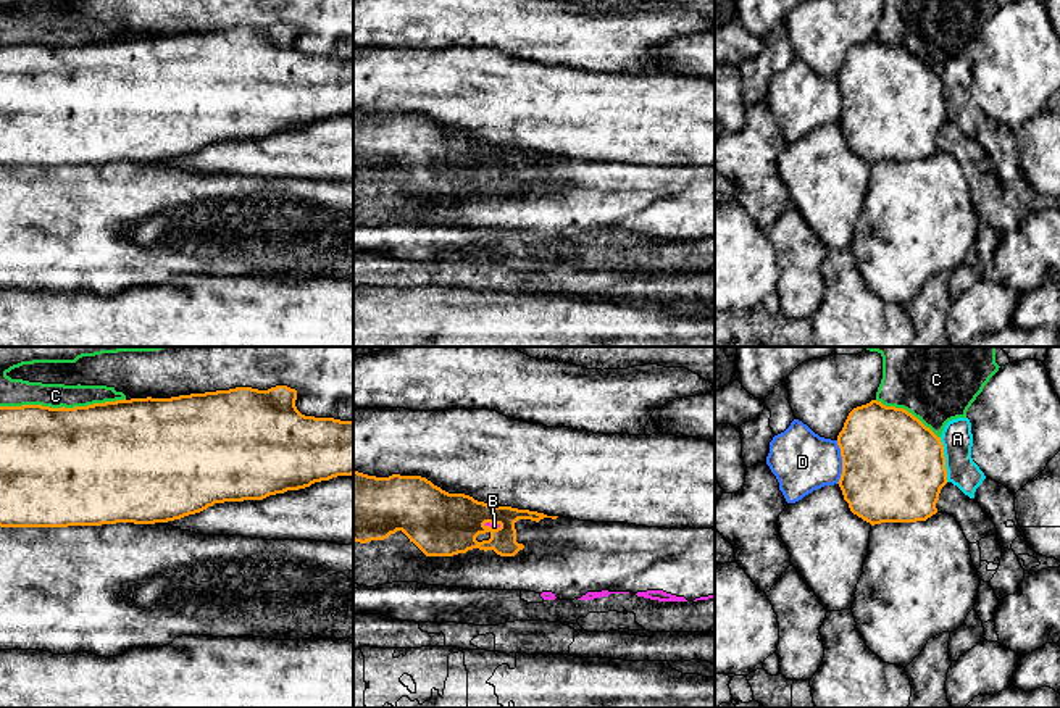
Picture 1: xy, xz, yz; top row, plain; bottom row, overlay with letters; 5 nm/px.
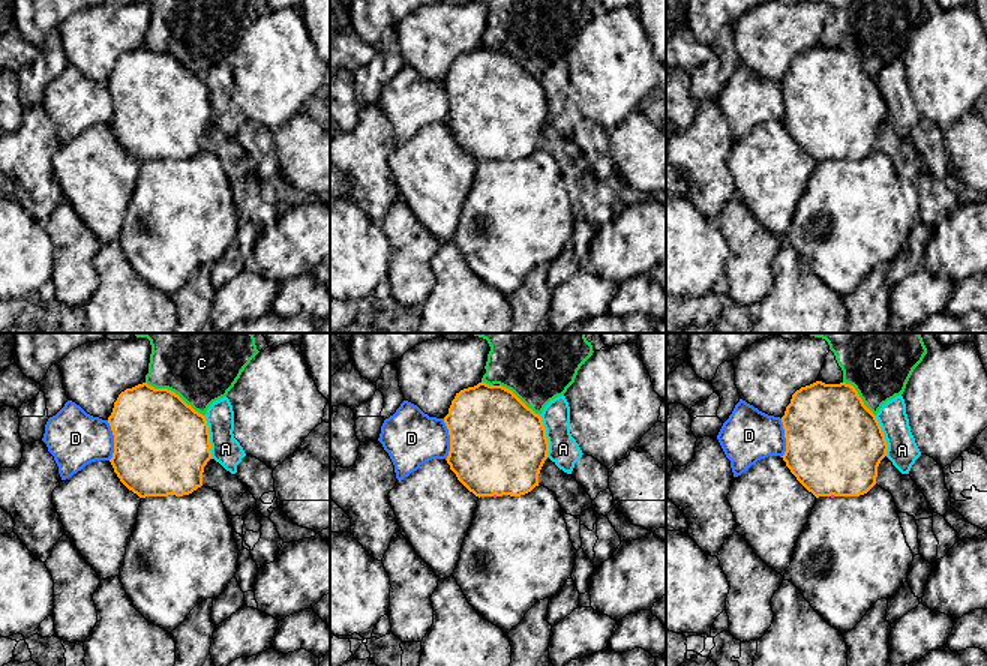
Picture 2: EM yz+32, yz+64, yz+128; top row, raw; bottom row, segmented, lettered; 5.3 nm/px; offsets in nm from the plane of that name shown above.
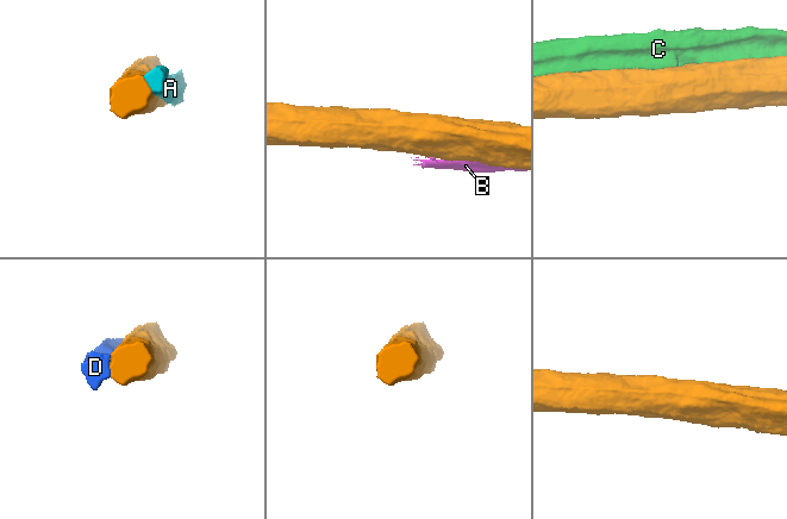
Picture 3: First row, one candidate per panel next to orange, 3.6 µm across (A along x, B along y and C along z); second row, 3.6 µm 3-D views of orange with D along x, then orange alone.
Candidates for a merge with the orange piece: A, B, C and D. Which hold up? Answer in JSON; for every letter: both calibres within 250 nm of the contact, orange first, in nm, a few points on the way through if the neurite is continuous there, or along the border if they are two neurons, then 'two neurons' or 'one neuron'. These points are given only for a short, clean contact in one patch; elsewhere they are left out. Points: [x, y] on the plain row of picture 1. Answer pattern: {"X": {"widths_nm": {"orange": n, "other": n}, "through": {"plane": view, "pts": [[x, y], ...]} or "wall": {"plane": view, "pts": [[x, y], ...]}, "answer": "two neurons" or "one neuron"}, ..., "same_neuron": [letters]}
{"A": {"widths_nm": {"orange": 500, "other": 160}, "answer": "two neurons"}, "B": {"widths_nm": {"orange": 320, "other": 20}, "answer": "two neurons"}, "C": {"widths_nm": {"orange": 500, "other": 140}, "answer": "two neurons"}, "D": {"widths_nm": {"orange": 500, "other": 300}, "answer": "two neurons"}, "same_neuron": []}

